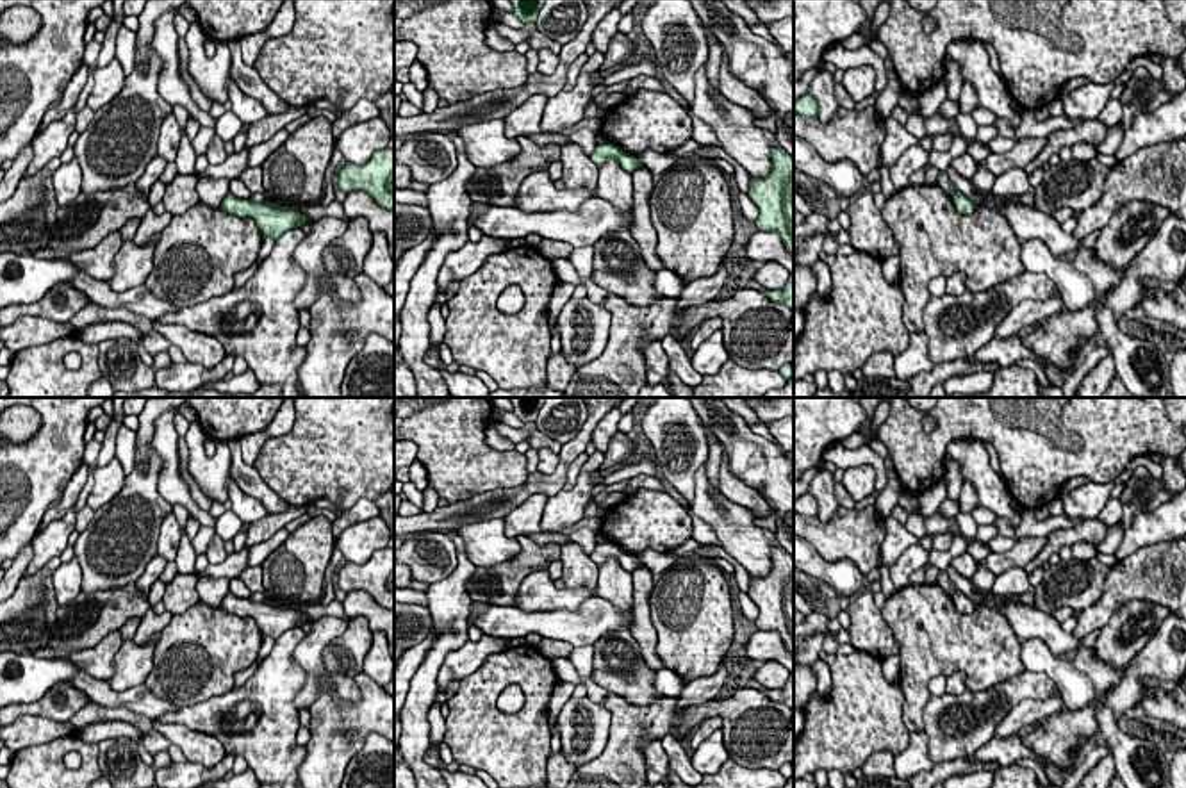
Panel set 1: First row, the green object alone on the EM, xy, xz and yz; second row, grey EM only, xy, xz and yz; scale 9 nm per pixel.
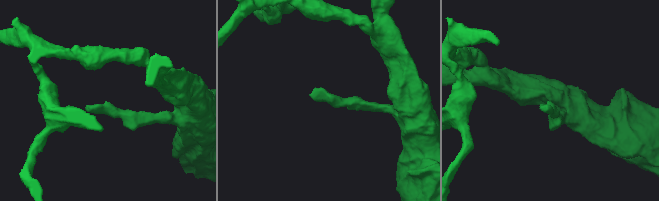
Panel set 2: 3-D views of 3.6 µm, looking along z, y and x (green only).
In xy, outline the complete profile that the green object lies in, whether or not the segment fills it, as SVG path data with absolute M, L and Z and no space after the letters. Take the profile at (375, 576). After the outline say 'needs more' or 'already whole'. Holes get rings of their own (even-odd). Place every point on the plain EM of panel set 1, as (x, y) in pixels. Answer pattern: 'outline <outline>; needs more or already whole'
outline M394 547L375 551L362 565L346 562L337 585L344 592L364 590L382 608L394 610Z; already whole

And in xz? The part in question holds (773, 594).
outline M772 547L772 569L765 578L751 578L747 595L758 606L760 631L778 631L794 654L794 556Z; already whole

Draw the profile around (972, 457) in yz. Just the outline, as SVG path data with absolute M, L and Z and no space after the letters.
M952 440L947 453L958 460L965 483L977 494L977 503L990 508L997 517L1008 517L1017 528L1022 517L1011 508L1011 494L992 465L981 440Z

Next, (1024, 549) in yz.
M1020 537L1015 540L1011 549L990 553L984 560L977 562L977 565L984 565L995 576L1013 567L1025 569L1025 565L1045 547L1045 544L1045 537Z

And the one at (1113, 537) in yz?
M1122 521L1109 526L1106 537L1095 546L1097 551L1100 551L1104 554L1115 554L1116 553L1118 546L1122 544L1122 538L1124 538L1124 531L1120 526L1122 526Z

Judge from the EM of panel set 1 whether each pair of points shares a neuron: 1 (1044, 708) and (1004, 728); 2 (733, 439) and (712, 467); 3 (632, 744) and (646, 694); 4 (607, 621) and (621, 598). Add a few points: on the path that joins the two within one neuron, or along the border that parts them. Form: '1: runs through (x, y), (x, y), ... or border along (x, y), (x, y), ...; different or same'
1: runs through (1035, 710), (1013, 722); same
2: border along (705, 426), (724, 450); different
3: border along (605, 687), (634, 705), (650, 705), (662, 696); different
4: border along (596, 596), (610, 601), (621, 612), (632, 610); different

